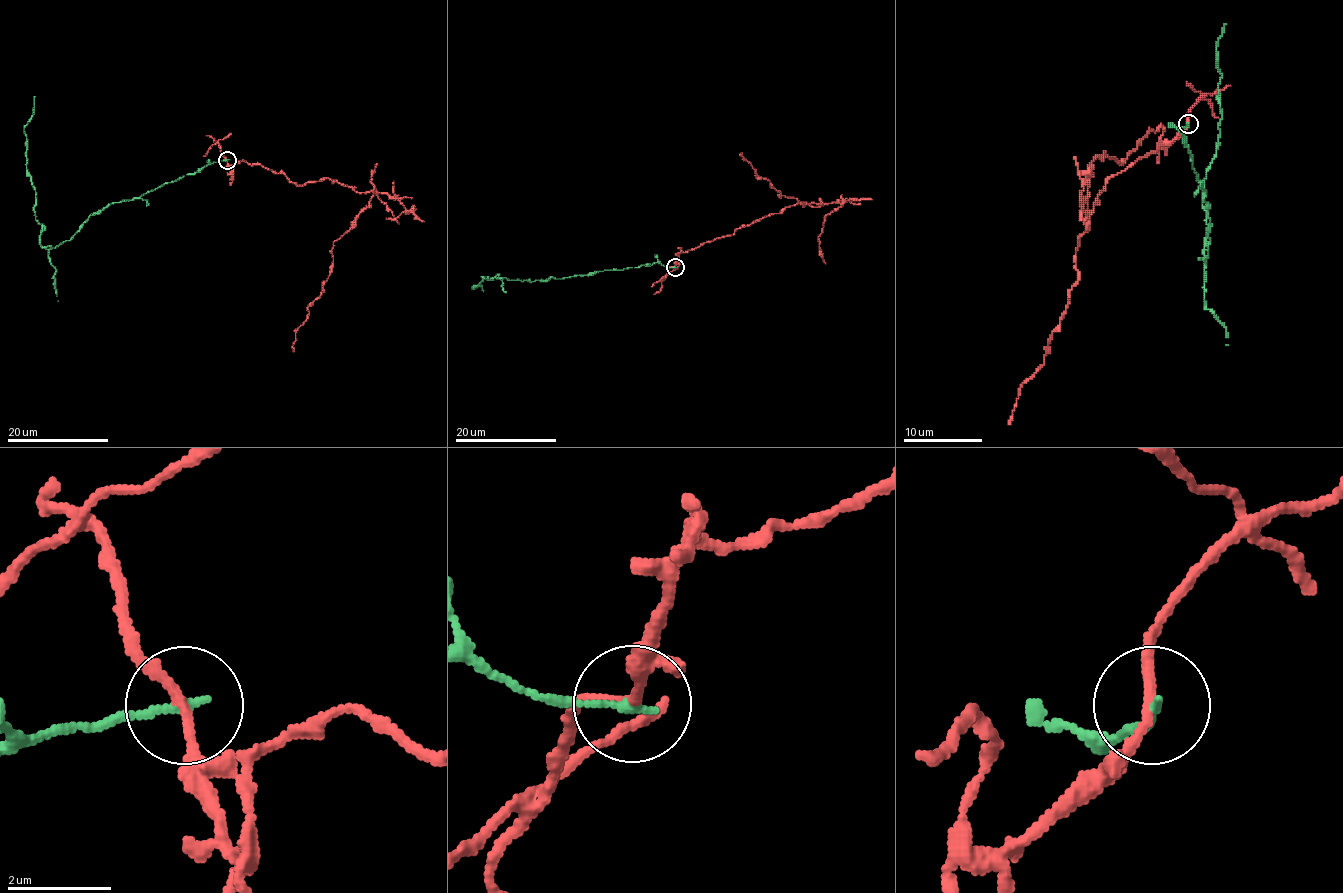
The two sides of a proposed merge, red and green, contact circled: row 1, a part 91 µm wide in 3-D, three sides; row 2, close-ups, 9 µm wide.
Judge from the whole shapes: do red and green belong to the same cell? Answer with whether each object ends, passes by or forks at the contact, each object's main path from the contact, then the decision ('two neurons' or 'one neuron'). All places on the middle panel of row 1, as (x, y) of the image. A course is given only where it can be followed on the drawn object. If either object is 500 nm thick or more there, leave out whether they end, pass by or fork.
red passes by; green ends; course red (675, 267), (681, 250), (694, 250), (799, 203), (821, 204), (780, 197), (768, 180), (756, 175), (742, 153); course green (675, 267), (655, 262), (541, 280), (489, 280), (482, 276), (472, 289), (481, 285), (483, 291); two neurons

